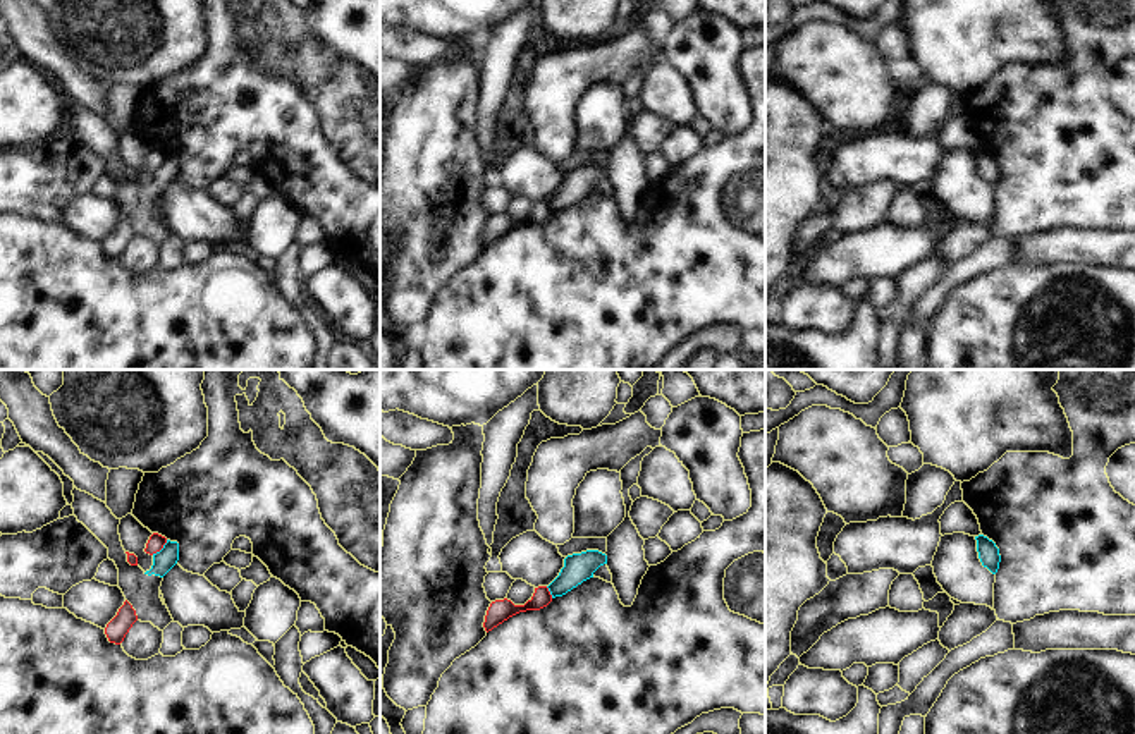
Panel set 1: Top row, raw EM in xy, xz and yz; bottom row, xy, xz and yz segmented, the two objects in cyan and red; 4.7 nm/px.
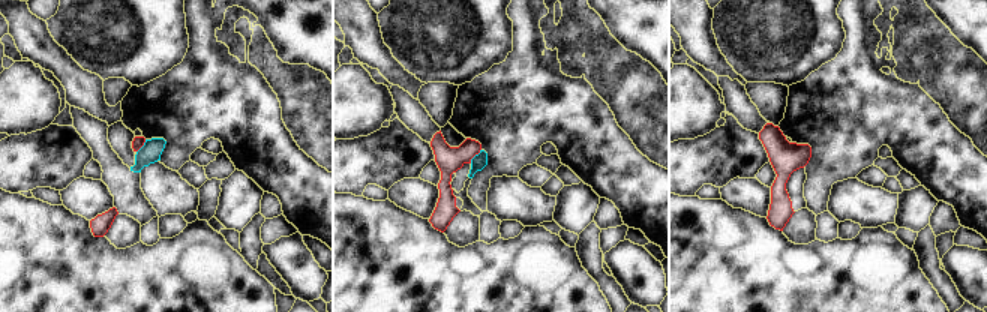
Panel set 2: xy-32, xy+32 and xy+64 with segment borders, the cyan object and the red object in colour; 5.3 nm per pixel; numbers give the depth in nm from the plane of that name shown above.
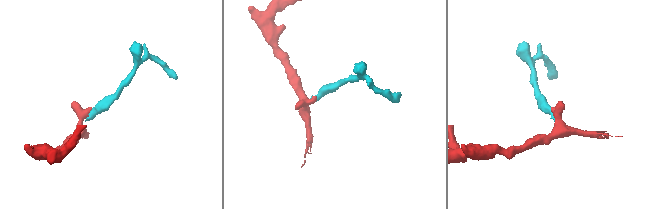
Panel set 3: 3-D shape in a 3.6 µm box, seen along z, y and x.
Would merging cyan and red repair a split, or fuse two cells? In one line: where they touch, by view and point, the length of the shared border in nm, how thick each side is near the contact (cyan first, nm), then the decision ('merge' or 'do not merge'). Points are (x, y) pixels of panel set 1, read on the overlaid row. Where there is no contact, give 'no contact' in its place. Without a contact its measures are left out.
xy (162, 549) | 100 nm | 100/80 nm | do not merge

